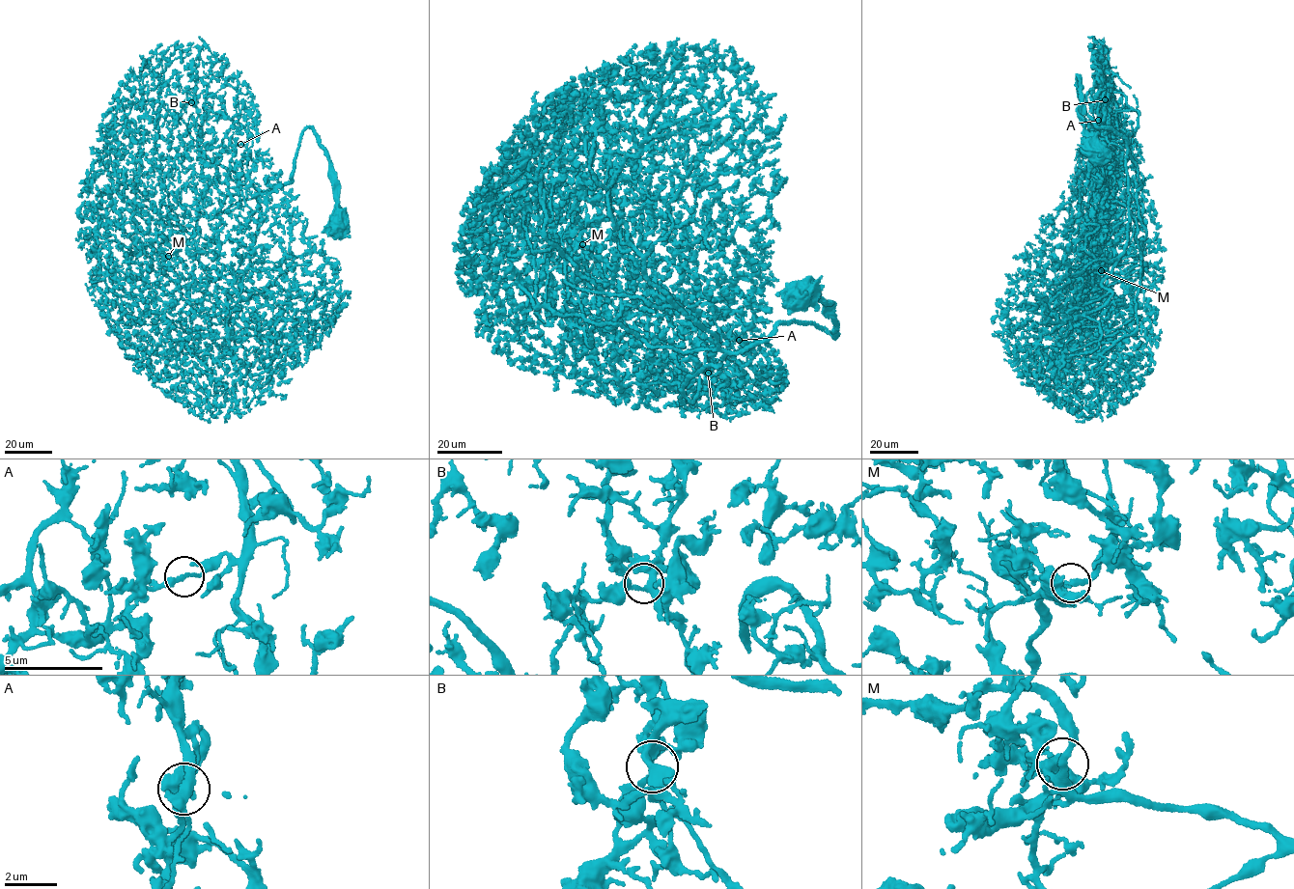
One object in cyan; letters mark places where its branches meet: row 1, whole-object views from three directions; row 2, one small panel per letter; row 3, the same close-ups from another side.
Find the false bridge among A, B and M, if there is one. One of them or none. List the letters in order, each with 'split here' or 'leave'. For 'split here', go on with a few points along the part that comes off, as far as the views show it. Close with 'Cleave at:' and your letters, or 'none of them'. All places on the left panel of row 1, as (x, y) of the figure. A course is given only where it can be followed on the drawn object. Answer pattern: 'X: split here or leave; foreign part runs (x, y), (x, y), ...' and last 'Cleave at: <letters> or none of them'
A: leave
B: leave
M: leave
Cleave at: none of them

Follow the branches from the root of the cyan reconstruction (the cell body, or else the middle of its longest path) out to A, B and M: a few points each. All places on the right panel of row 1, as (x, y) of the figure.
A: (1091, 149), (1078, 75), (1085, 115), (1128, 142), (1131, 135), (1116, 142), (1122, 150), (1108, 141), (1098, 120)
B: (1091, 149), (1078, 75), (1079, 99), (1099, 127), (1128, 142), (1138, 125), (1136, 110), (1112, 115), (1105, 99)
M: (1091, 149), (1078, 75), (1085, 115), (1126, 140), (1128, 207), (1141, 255), (1139, 276), (1102, 270)

